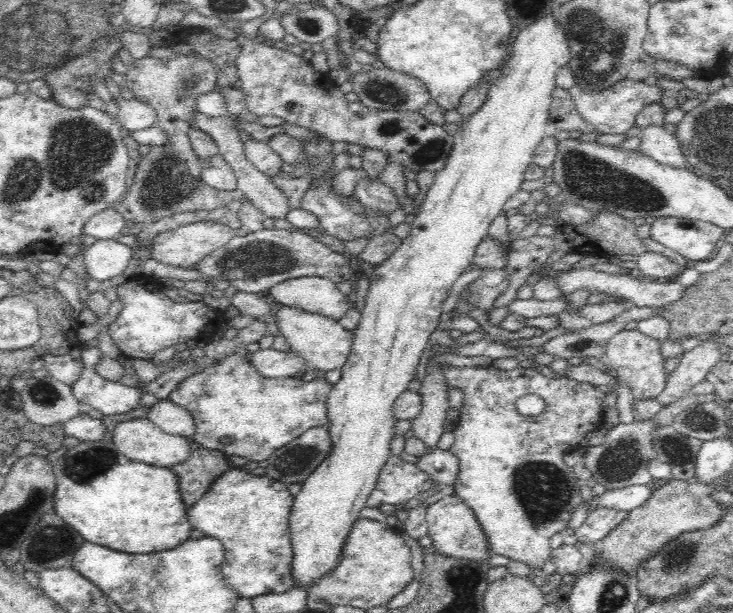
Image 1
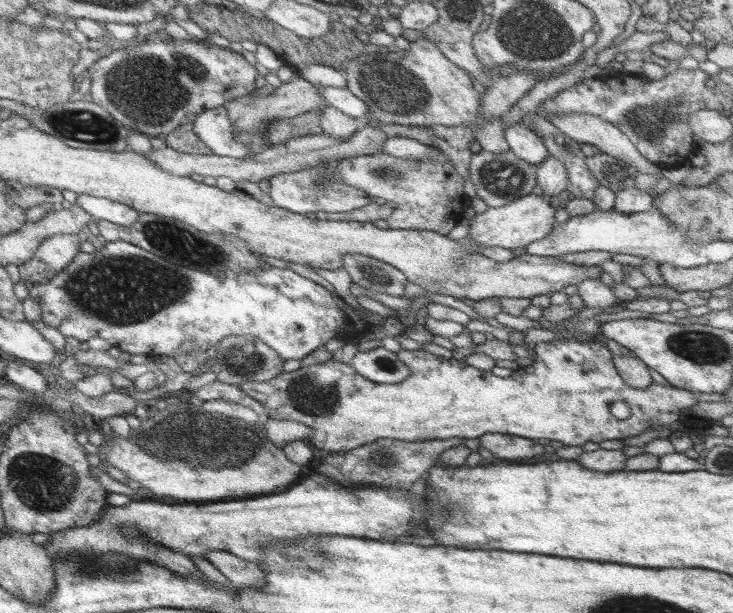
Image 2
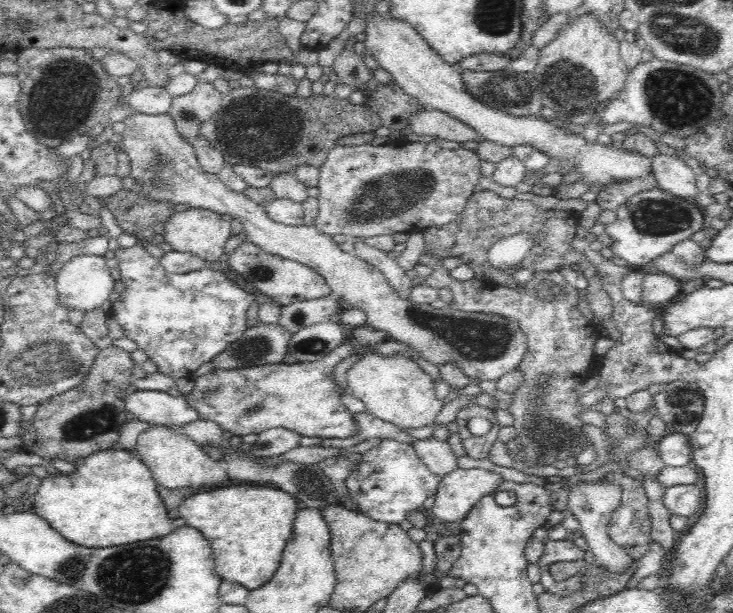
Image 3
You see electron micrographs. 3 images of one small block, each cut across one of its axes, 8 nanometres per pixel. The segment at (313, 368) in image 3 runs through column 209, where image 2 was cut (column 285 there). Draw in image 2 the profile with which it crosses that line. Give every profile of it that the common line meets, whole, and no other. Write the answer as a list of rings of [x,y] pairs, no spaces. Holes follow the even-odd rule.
[[[555,338],[551,342],[537,343],[533,348],[535,352],[535,359],[531,365],[524,367],[518,367],[513,369],[511,374],[507,377],[499,377],[493,375],[490,371],[480,371],[467,365],[462,361],[457,361],[453,358],[444,359],[443,357],[435,356],[433,354],[427,353],[422,349],[417,350],[406,350],[399,349],[396,352],[398,359],[409,369],[409,376],[397,384],[379,384],[359,376],[348,364],[341,364],[341,362],[335,362],[333,358],[327,360],[324,363],[312,364],[306,367],[299,367],[296,370],[291,372],[281,372],[277,376],[263,381],[263,382],[244,382],[238,385],[241,389],[241,392],[244,392],[253,398],[255,402],[263,405],[263,409],[266,411],[266,415],[271,420],[289,420],[291,422],[297,422],[298,424],[303,424],[307,426],[312,434],[310,440],[307,441],[313,448],[317,451],[317,454],[335,454],[345,452],[347,450],[352,450],[353,448],[358,448],[359,446],[364,446],[365,444],[369,445],[375,440],[385,438],[390,440],[399,440],[402,442],[424,442],[429,440],[446,440],[449,438],[459,438],[459,439],[477,439],[478,436],[489,434],[505,434],[513,436],[521,436],[522,438],[529,438],[531,441],[535,442],[547,442],[553,443],[557,442],[554,445],[560,446],[576,446],[581,447],[586,442],[599,443],[601,440],[621,440],[625,436],[637,436],[645,430],[655,430],[656,428],[664,429],[672,426],[672,428],[682,428],[683,420],[680,418],[683,410],[687,412],[689,408],[693,408],[697,401],[697,394],[669,386],[662,386],[656,383],[651,383],[644,389],[631,388],[629,385],[625,384],[622,381],[622,378],[618,375],[618,372],[613,366],[612,355],[608,350],[605,344],[599,342],[598,340],[588,341],[588,342],[577,342],[577,340],[561,340],[561,338]],[[615,400],[620,400],[629,408],[629,416],[626,420],[617,420],[615,417],[611,416],[607,411],[607,408],[615,402]]]

